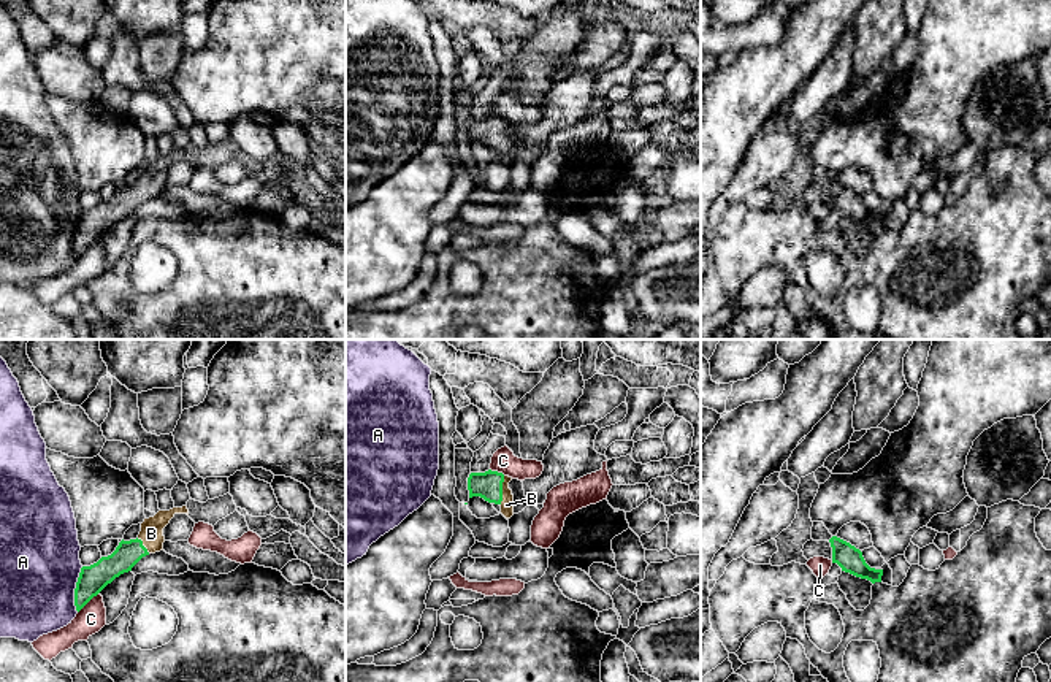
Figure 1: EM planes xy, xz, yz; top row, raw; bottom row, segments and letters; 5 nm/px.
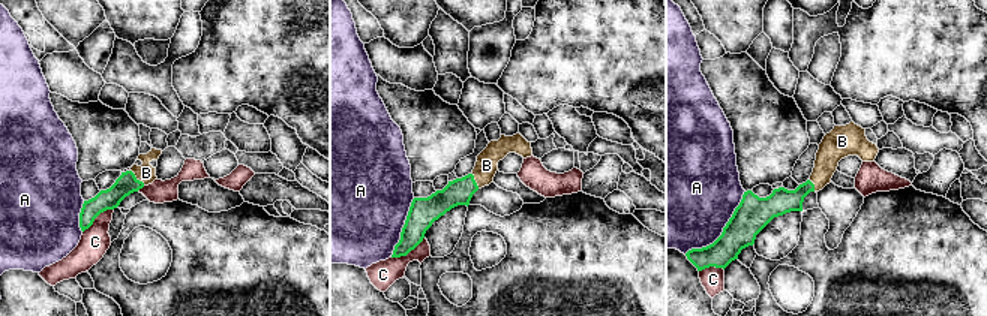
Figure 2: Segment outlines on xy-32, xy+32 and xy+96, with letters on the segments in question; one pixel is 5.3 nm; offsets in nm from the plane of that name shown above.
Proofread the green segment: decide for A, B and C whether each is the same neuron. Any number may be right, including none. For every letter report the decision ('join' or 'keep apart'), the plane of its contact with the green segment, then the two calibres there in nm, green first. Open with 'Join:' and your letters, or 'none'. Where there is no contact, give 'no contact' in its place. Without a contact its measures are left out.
Join: B
A: keep apart; contact in xy; calibres 150 and 400 nm
B: join; contact in xz; calibres 140 and 70 nm
C: keep apart; contact in xy; calibres 150 and 150 nm

